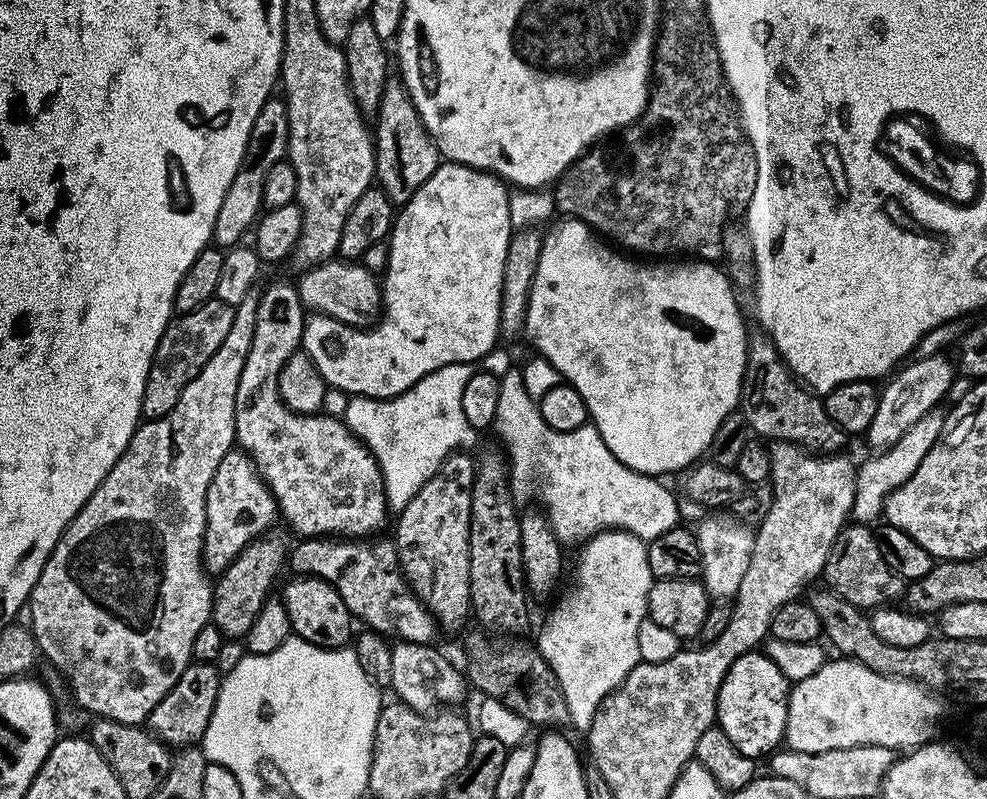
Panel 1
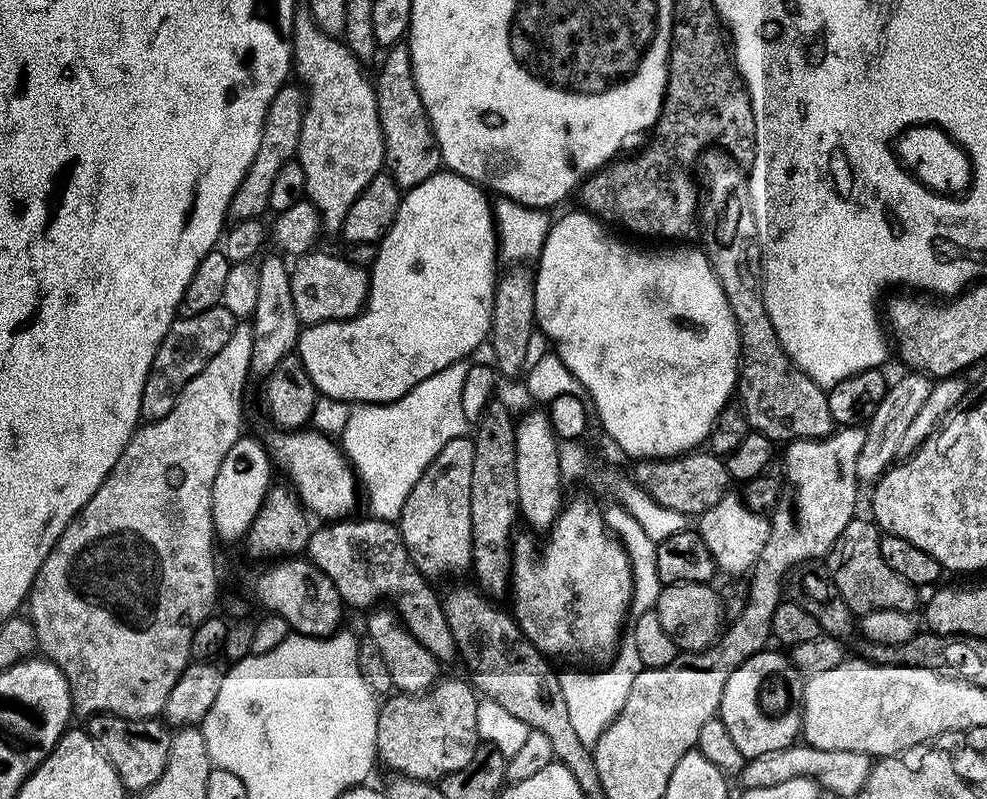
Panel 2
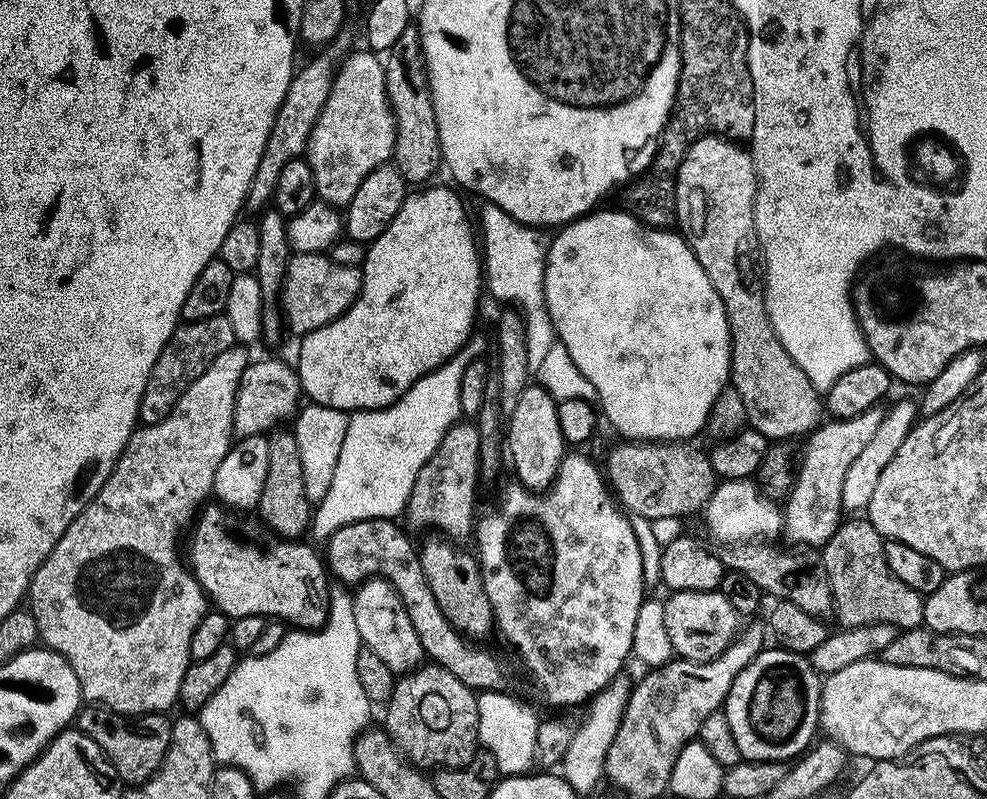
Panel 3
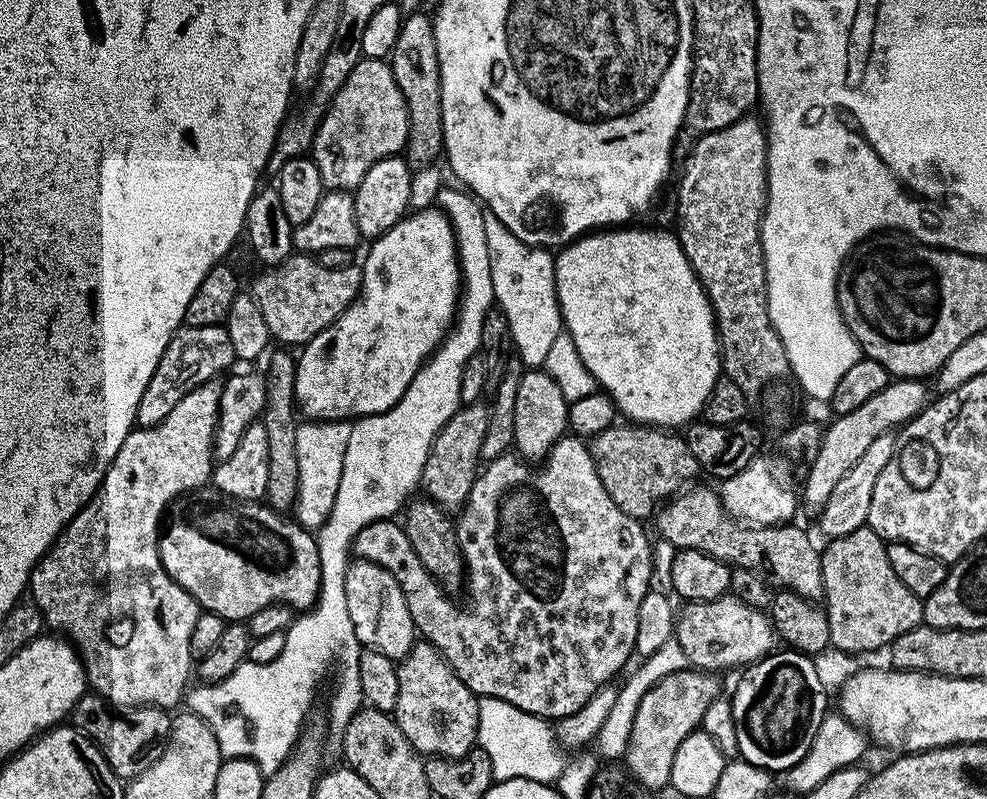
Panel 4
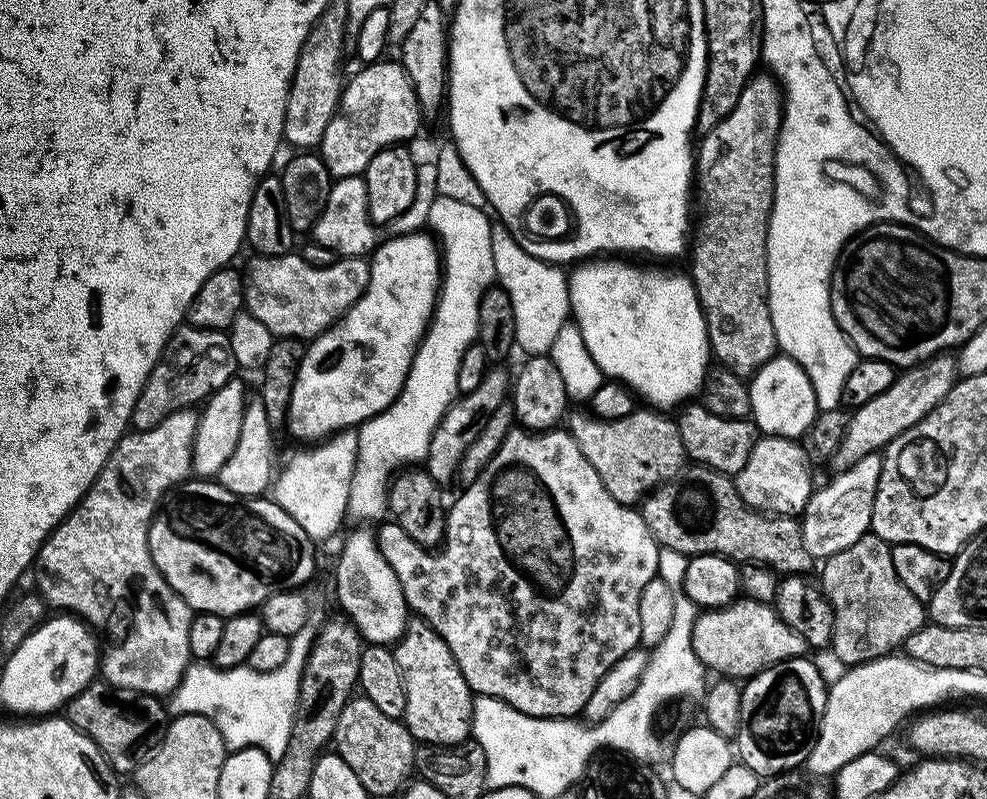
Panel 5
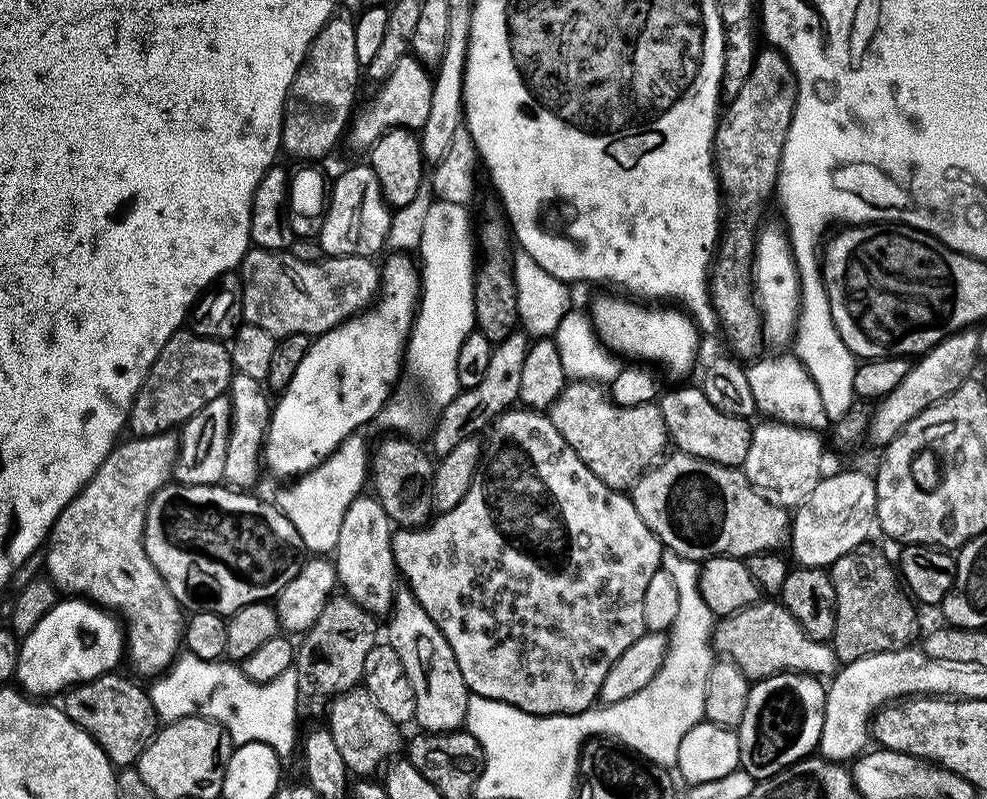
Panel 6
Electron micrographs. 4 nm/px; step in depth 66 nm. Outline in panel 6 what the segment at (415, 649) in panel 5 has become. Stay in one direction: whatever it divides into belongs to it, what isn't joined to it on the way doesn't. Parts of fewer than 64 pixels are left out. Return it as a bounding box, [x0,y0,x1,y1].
[386,586,470,732]

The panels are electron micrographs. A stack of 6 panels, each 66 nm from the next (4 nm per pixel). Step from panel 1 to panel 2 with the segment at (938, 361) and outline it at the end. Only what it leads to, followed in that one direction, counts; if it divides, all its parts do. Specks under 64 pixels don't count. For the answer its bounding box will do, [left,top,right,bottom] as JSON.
[855,372,933,484]

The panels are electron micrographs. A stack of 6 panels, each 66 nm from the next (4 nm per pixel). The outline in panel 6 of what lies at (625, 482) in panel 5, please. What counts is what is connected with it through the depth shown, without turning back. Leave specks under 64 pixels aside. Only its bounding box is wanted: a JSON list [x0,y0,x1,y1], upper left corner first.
[546,380,670,490]

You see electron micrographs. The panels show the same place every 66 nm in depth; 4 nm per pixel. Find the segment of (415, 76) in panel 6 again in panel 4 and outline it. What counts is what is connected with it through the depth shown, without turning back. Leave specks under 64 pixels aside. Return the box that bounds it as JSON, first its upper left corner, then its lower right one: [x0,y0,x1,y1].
[310,58,408,192]

